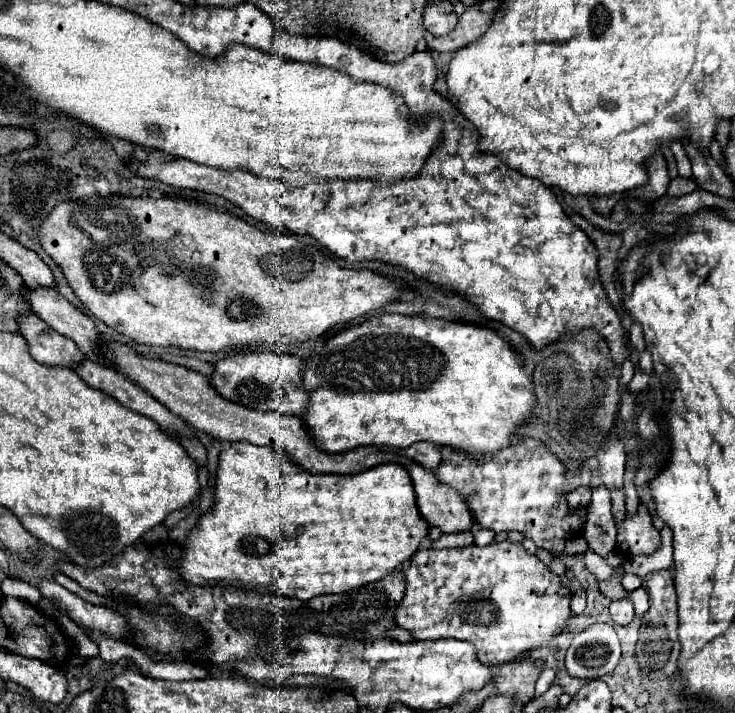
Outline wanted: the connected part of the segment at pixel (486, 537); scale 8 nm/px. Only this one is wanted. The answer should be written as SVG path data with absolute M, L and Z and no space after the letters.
M474 522L474 530L472 532L474 532L474 544L476 546L486 546L486 544L490 544L494 540L494 532L478 526L476 522Z

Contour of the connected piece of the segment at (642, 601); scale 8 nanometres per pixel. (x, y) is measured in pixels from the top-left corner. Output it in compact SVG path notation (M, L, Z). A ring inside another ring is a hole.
M636 588L636 590L628 592L628 600L634 604L636 614L642 616L648 610L648 596L646 596L646 592L642 588Z

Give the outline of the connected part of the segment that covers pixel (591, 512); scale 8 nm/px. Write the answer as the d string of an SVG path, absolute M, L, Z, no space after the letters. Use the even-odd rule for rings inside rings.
M604 486L592 490L592 502L588 506L582 534L588 546L600 556L606 556L616 548L616 524L610 512L610 492L606 492Z

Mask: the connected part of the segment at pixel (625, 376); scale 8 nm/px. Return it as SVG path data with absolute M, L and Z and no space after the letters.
M627 359L621 366L621 375L619 384L621 388L628 386L635 373L634 365L630 359Z

